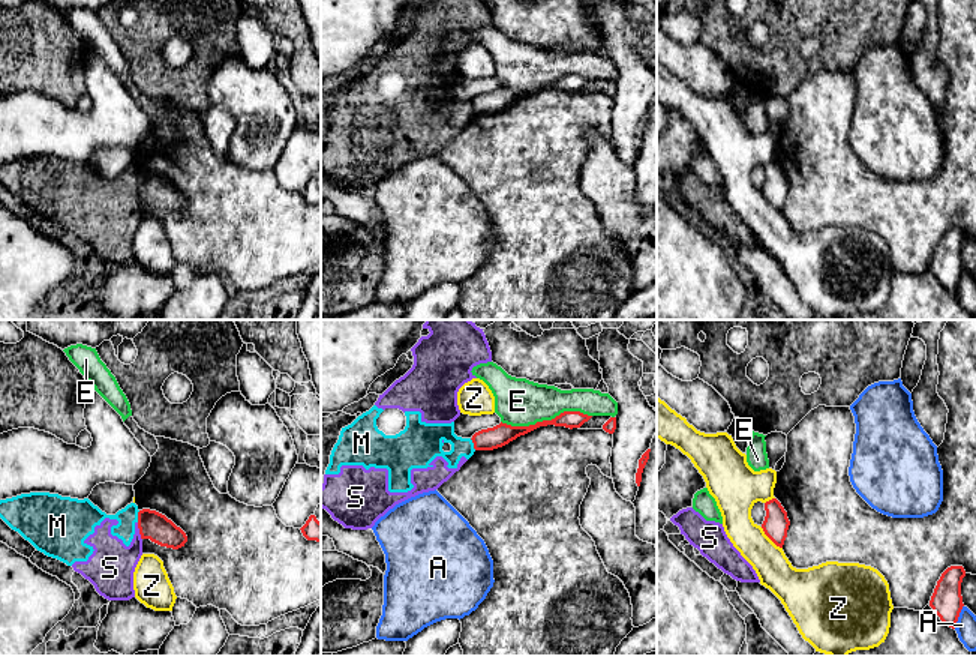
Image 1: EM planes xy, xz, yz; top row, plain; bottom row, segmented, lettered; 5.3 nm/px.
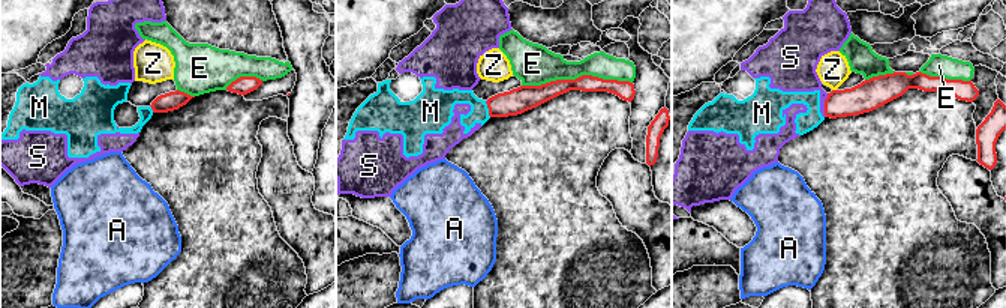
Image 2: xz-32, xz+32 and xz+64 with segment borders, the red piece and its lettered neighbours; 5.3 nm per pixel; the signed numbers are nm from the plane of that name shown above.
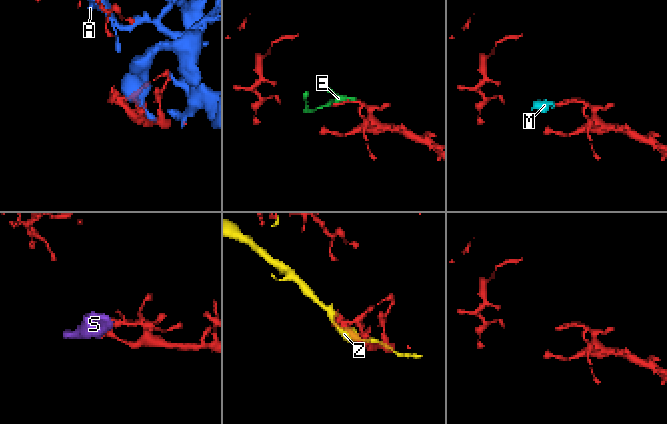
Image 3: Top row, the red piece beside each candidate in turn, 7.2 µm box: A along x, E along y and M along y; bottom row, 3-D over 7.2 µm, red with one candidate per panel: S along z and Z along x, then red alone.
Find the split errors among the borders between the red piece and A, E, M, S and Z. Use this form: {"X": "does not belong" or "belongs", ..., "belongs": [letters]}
{"A": "does not belong", "E": "does not belong", "M": "does not belong", "S": "does not belong", "Z": "does not belong", "belongs": []}

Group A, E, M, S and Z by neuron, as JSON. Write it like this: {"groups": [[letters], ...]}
{"groups": [["A"], ["E"], ["M", "S"], ["Z"]]}

